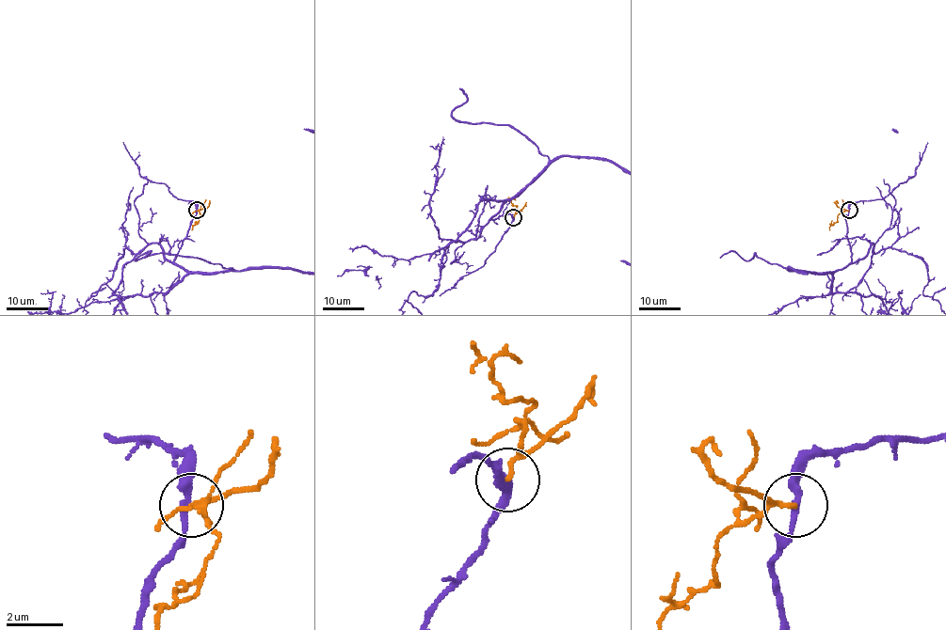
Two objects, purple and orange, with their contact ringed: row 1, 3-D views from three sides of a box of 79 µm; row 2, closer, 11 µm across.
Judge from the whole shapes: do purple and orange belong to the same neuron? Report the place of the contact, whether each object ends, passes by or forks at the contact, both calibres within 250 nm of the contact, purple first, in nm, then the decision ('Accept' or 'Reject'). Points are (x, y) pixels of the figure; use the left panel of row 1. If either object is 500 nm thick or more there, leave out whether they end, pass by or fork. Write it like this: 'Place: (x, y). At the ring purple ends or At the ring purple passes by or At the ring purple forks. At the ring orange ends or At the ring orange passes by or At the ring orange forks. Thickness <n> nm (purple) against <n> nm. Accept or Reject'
Place: (197, 210). At the ring purple passes by. At the ring orange passes by. Thickness 240 nm (purple) against 110 nm. Reject

